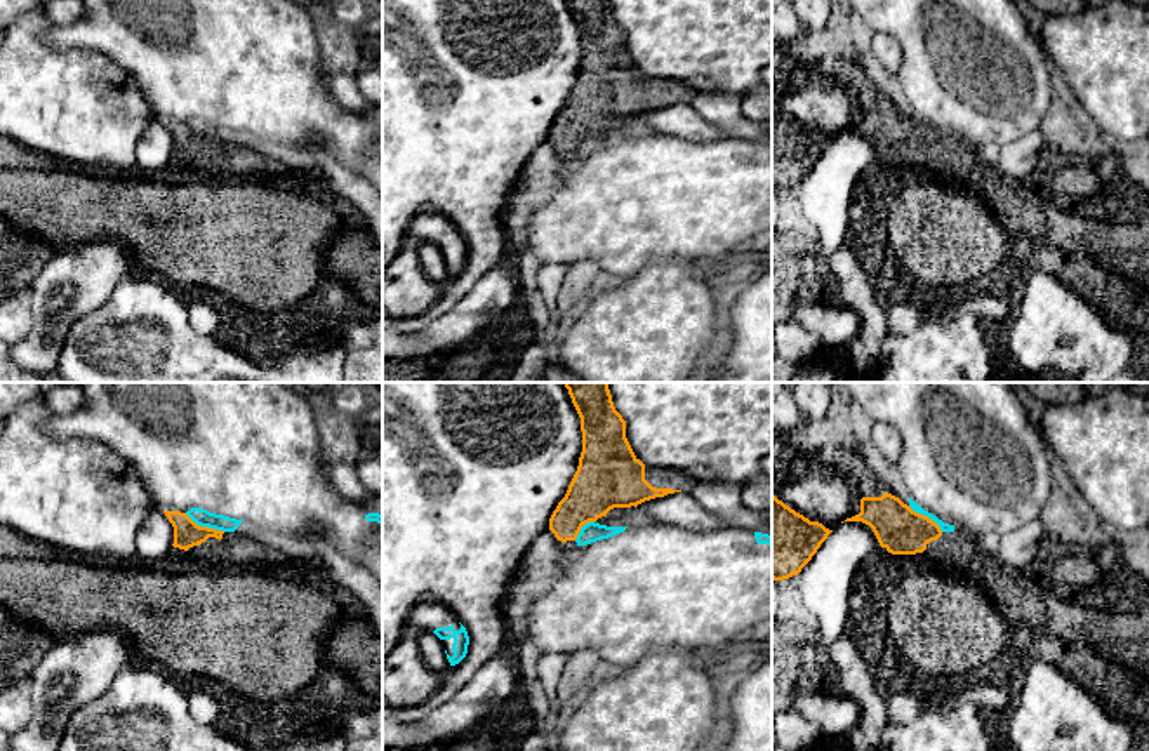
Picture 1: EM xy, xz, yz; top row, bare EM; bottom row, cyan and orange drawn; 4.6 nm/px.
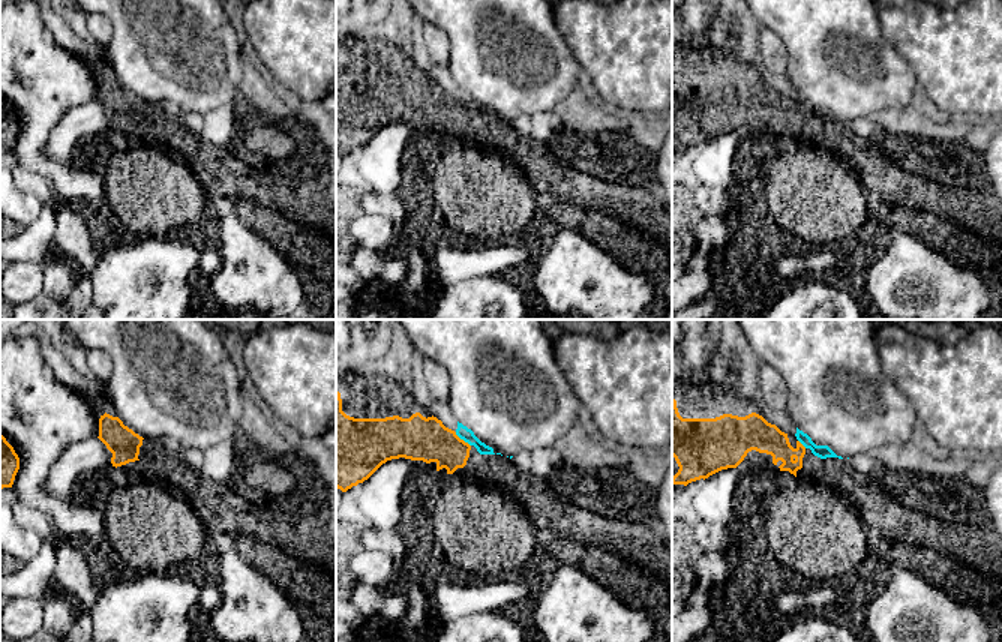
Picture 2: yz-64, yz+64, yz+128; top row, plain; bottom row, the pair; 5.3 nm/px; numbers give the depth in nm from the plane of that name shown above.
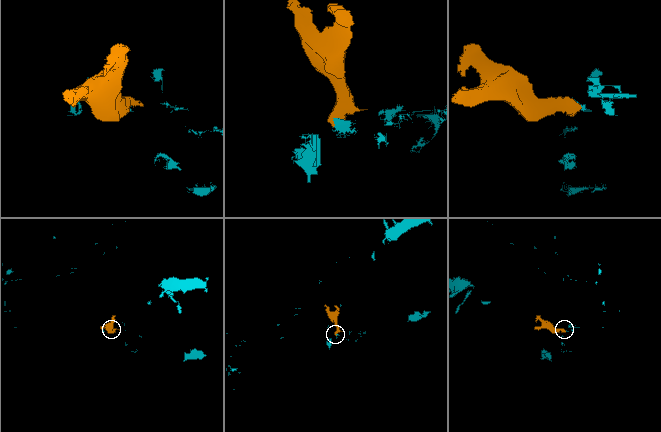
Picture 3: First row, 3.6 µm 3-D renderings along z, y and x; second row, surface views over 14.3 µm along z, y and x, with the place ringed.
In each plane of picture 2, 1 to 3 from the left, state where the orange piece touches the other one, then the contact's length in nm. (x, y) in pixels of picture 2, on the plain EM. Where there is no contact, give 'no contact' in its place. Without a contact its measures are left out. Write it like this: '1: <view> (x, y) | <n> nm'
1: no contact
2: yz+64 (462, 102) | 120 nm
3: yz+128 (803, 108) | 60 nm

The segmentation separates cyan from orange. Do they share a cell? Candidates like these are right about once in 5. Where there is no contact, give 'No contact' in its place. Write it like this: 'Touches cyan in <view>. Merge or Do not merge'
Touches cyan in xy. Do not merge

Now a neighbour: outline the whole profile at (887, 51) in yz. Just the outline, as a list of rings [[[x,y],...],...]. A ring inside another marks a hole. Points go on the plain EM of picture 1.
[[[885,33],[867,35],[869,45],[874,52],[874,57],[881,63],[881,66],[893,76],[899,75],[902,66],[902,49],[899,42]]]

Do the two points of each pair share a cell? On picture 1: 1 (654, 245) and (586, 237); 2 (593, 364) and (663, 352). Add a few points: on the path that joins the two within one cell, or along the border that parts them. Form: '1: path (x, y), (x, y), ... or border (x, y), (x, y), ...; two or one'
1: path (637, 237), (604, 237); one
2: path (611, 352), (645, 352); one

